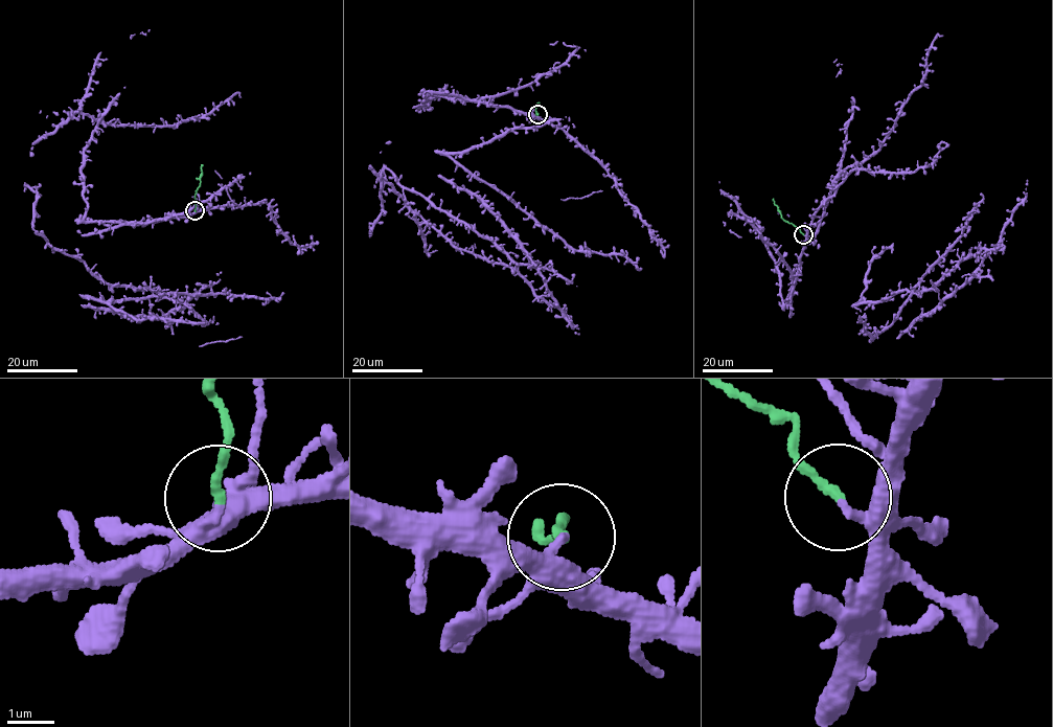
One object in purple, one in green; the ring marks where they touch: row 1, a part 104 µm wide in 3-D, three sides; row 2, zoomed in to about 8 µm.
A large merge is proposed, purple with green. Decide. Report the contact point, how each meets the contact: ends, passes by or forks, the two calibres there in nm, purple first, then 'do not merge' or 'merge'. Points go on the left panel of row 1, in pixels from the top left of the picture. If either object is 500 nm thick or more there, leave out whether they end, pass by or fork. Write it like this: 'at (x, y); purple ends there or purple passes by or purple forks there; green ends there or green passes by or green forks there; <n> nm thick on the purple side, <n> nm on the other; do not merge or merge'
at (195, 210); purple ends there; green ends there; 220 nm thick on the purple side, 190 nm on the other; do not merge

